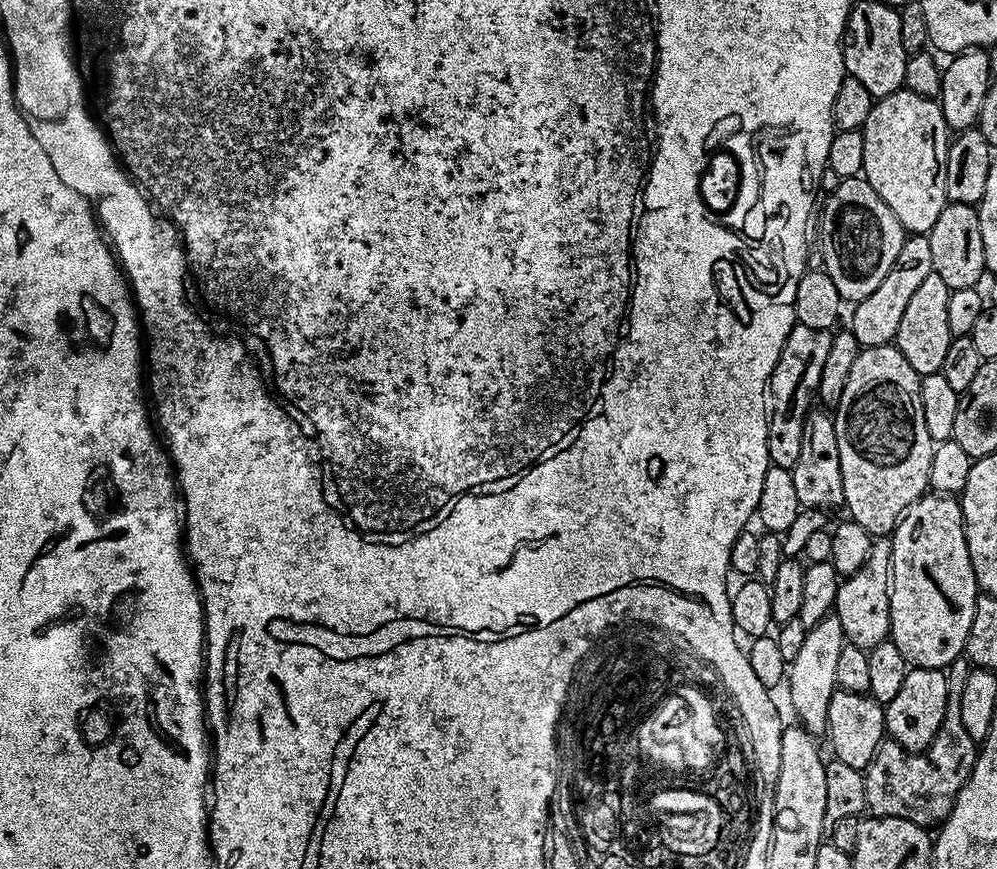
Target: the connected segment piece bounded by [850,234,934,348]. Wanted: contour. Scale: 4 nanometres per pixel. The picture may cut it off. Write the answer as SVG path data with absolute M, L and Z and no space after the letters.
M912 234L902 242L902 250L898 250L898 258L894 262L894 266L890 270L890 274L886 274L886 278L882 278L882 283L878 285L878 290L874 290L874 294L870 294L866 298L855 301L852 312L852 324L850 331L854 334L854 338L860 344L861 348L877 348L883 344L892 344L898 334L898 325L902 323L902 314L906 314L906 305L910 303L910 298L918 290L918 286L922 286L922 281L930 275L934 258L930 254L930 242L927 235Z

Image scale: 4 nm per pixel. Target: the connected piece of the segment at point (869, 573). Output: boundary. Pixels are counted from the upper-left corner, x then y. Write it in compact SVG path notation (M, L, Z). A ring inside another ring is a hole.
M873 539L872 549L866 562L853 576L841 579L840 589L836 595L834 615L842 622L845 641L865 650L878 646L890 636L892 619L890 618L888 593L890 591L892 546L891 539Z

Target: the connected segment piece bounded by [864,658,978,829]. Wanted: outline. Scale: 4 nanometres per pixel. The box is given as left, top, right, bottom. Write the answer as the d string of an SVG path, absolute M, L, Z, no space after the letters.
M961 658L951 665L947 673L946 714L930 747L922 753L910 753L895 740L888 738L876 751L871 766L864 772L866 808L871 815L906 818L906 822L931 829L943 824L952 813L956 795L970 778L978 755L977 741L970 738L962 723L962 686L969 671L967 659Z

